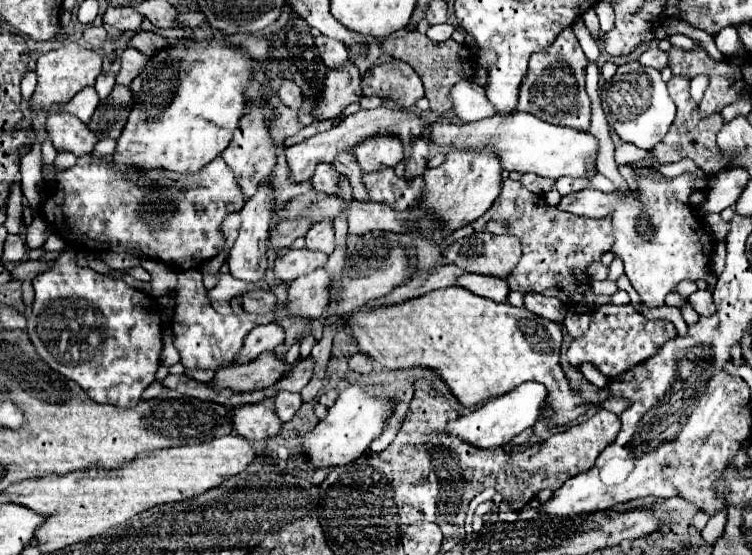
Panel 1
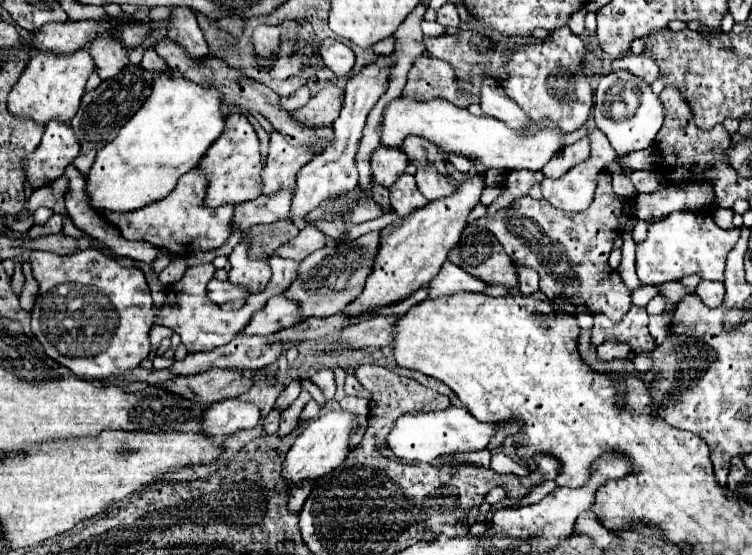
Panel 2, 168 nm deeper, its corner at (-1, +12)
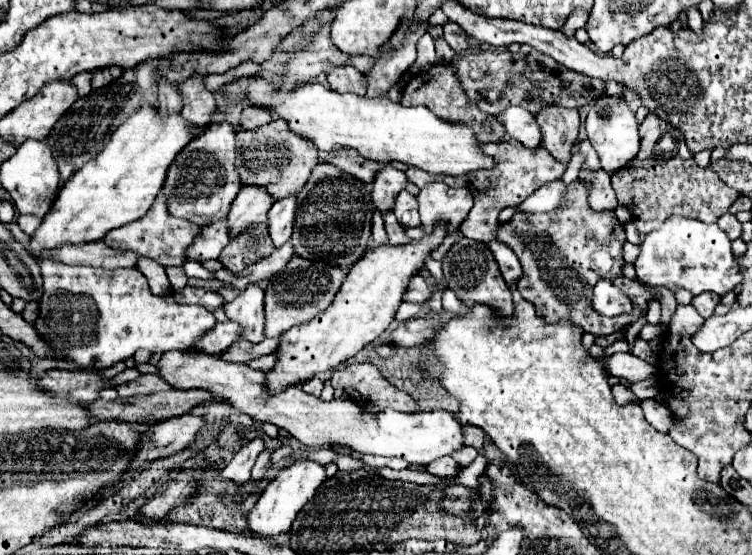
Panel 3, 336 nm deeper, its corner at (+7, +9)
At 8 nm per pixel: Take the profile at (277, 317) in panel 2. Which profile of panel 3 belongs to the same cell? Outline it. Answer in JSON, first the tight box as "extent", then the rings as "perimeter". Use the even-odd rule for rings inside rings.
{"extent":[198,321,242,355],"perimeter":[[[224,321],[224,323],[214,325],[214,329],[210,329],[210,333],[206,333],[206,337],[202,337],[202,345],[198,345],[198,351],[220,355],[240,337],[242,337],[240,323]]]}

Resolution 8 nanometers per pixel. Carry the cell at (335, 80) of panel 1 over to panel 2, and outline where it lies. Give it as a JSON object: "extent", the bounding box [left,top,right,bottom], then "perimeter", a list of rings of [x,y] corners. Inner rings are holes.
{"extent":[290,84,344,128],"perimeter":[[[328,84],[322,88],[310,102],[294,112],[290,112],[292,120],[306,128],[322,128],[332,126],[342,108],[344,90],[338,84]]]}

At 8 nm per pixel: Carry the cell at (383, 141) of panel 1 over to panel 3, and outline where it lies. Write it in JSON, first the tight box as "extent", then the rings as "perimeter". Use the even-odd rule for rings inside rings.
{"extent":[372,163,406,213],"perimeter":[[[390,163],[382,165],[382,169],[374,177],[374,189],[372,189],[372,201],[380,213],[386,213],[394,205],[396,193],[400,193],[406,187],[406,175],[398,169],[394,169]]]}

